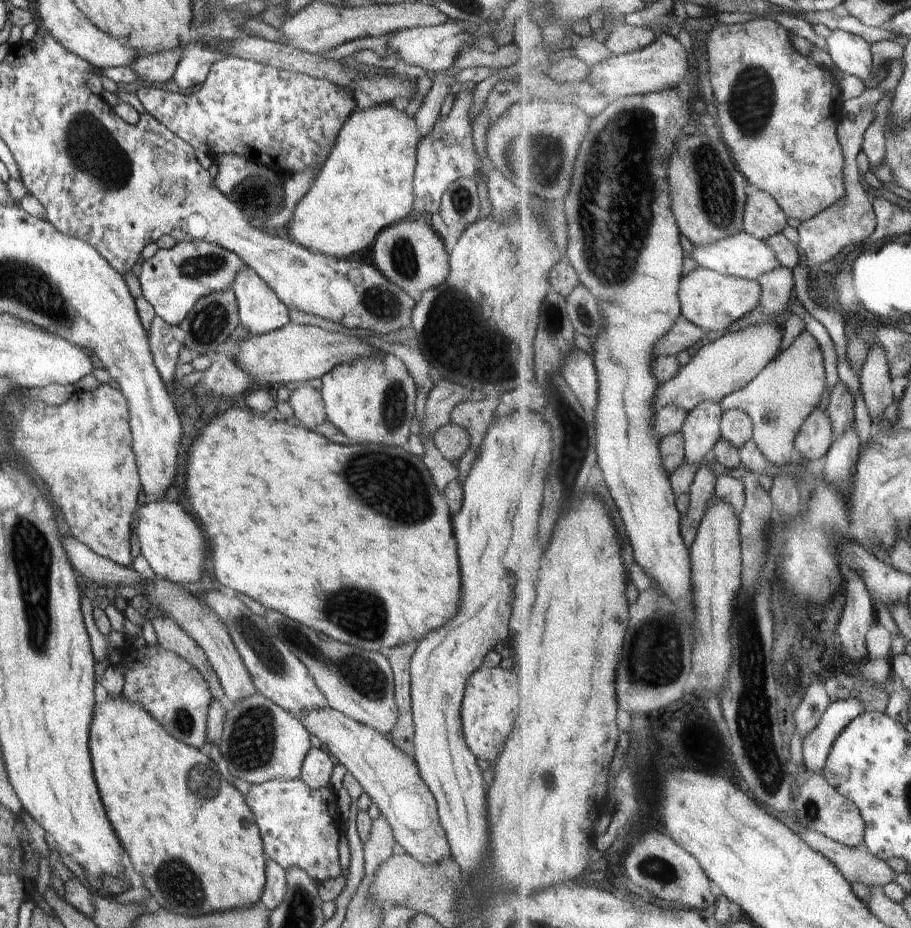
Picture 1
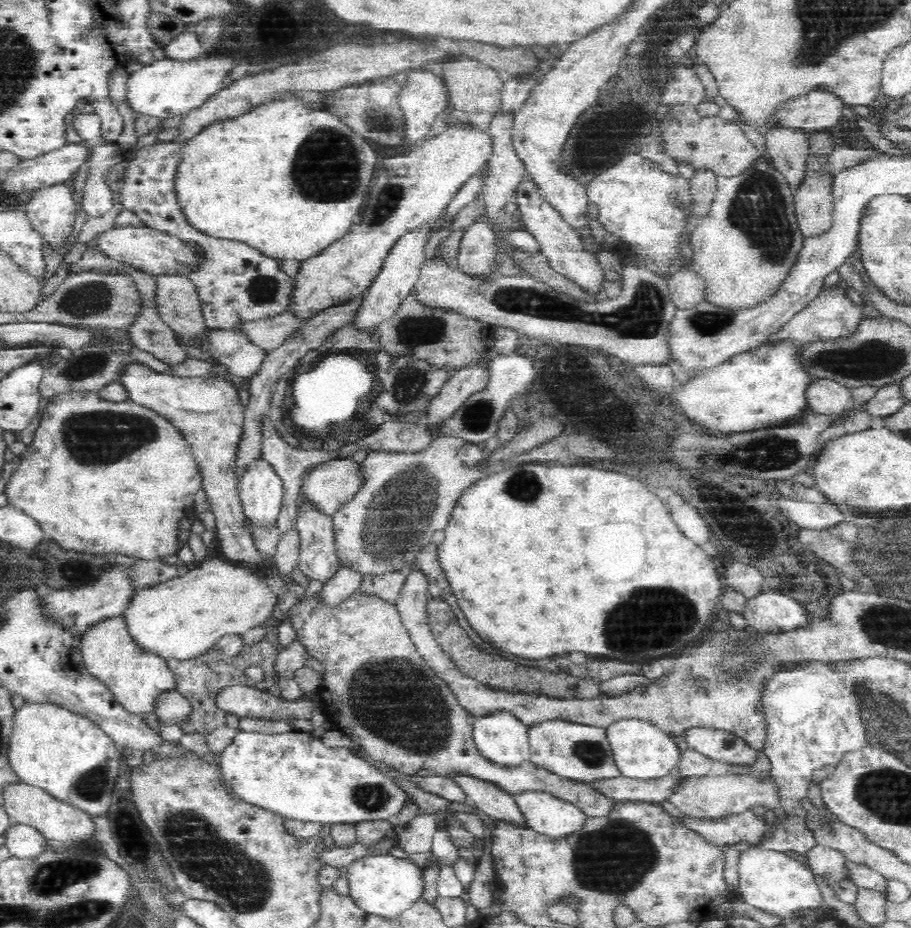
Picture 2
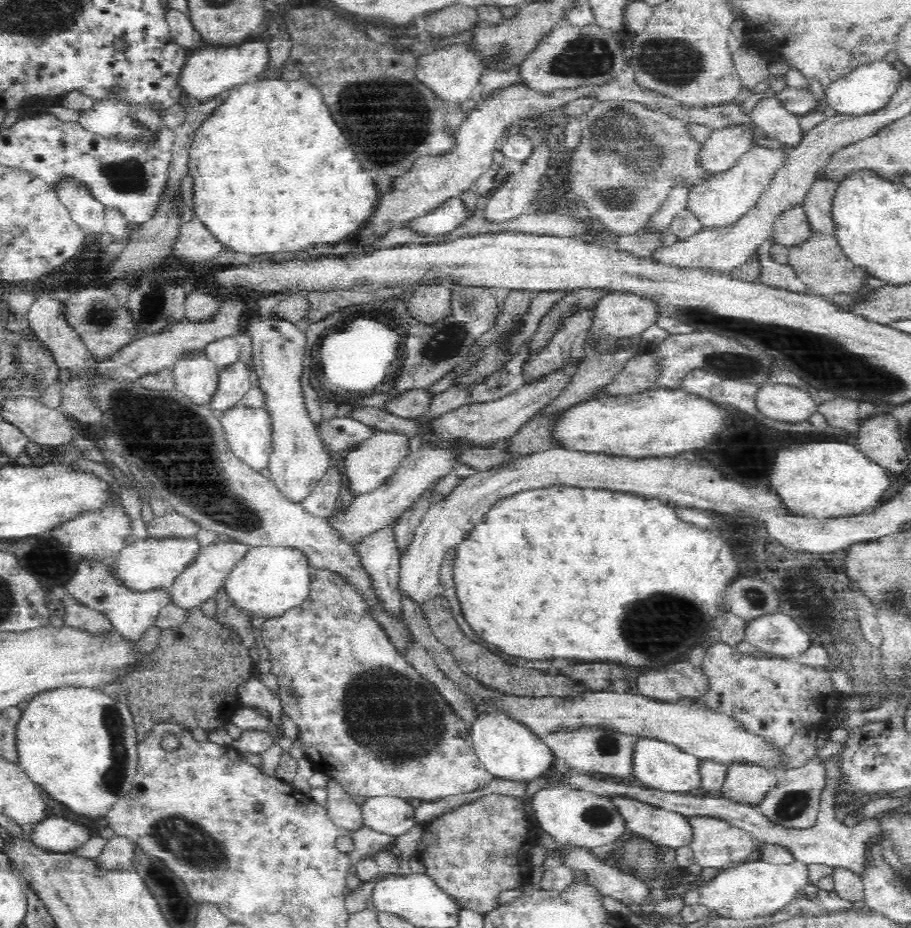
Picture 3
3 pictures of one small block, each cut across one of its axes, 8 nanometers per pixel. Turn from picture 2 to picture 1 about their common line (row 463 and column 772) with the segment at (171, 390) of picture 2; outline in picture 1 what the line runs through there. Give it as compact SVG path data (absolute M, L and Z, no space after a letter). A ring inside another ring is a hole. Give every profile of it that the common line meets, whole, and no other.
M752 185L748 187L748 196L748 212L745 216L746 232L767 241L786 230L789 216L771 192L764 192Z

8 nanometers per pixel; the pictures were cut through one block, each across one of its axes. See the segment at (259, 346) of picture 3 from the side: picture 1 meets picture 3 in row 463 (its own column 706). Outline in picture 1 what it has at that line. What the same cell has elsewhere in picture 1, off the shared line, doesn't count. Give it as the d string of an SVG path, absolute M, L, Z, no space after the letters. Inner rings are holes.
M698 267L683 278L680 287L680 298L683 301L683 316L712 332L724 332L734 322L750 314L763 302L763 284L760 281L728 276L724 273Z

